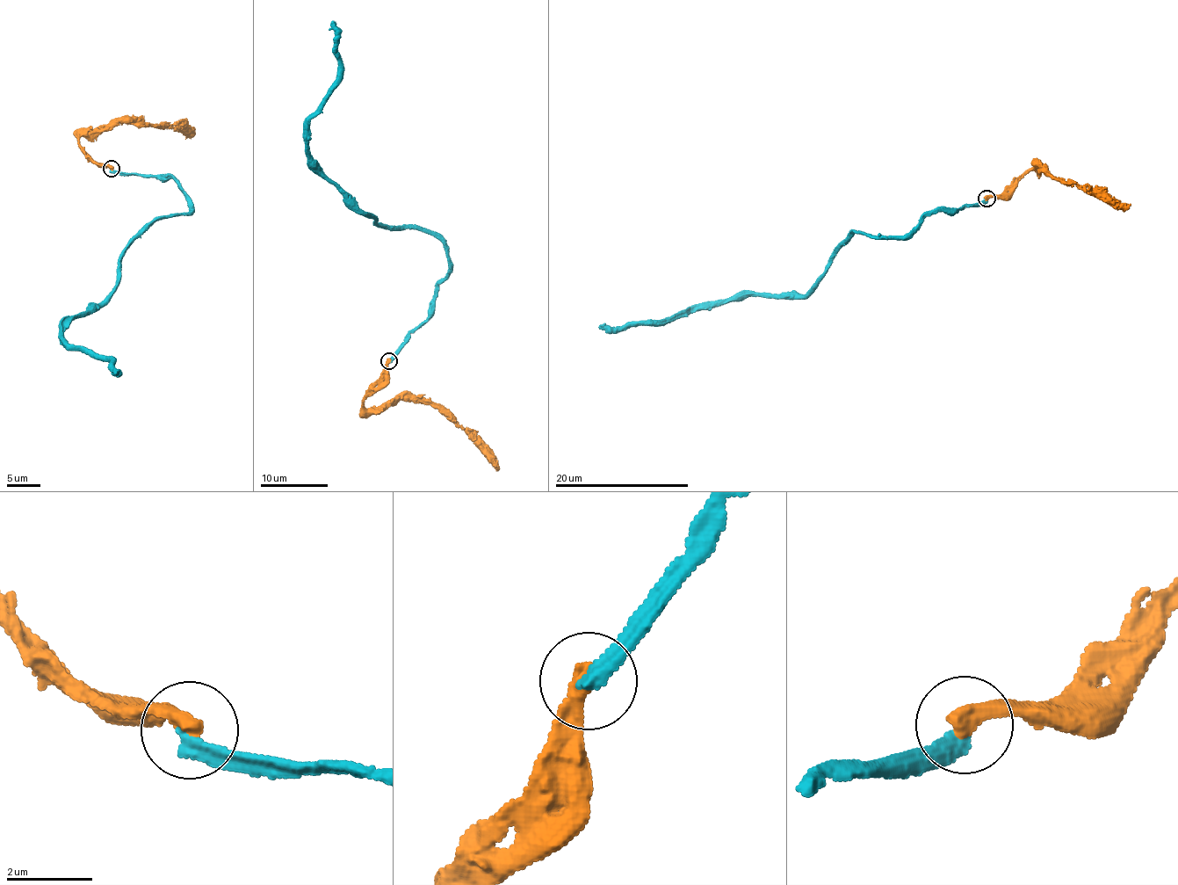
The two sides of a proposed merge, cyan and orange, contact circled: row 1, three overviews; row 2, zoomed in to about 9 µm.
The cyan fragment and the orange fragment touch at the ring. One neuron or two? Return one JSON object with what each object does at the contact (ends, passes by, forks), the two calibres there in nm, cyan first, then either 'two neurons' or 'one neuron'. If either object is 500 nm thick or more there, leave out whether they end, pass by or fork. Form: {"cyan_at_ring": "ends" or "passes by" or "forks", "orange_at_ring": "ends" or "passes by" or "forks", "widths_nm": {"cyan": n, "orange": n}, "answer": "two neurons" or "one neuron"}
{"cyan_at_ring": "ends", "orange_at_ring": "ends", "widths_nm": {"cyan": 340, "orange": 420}, "answer": "two neurons"}

